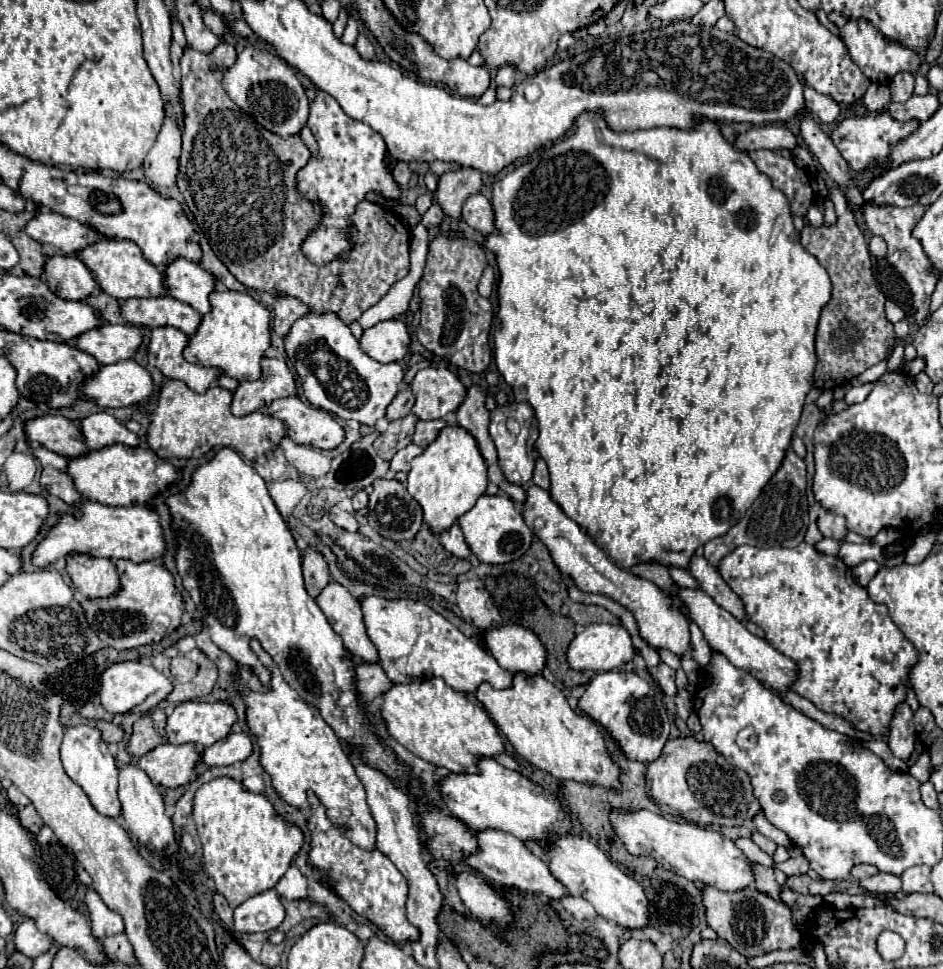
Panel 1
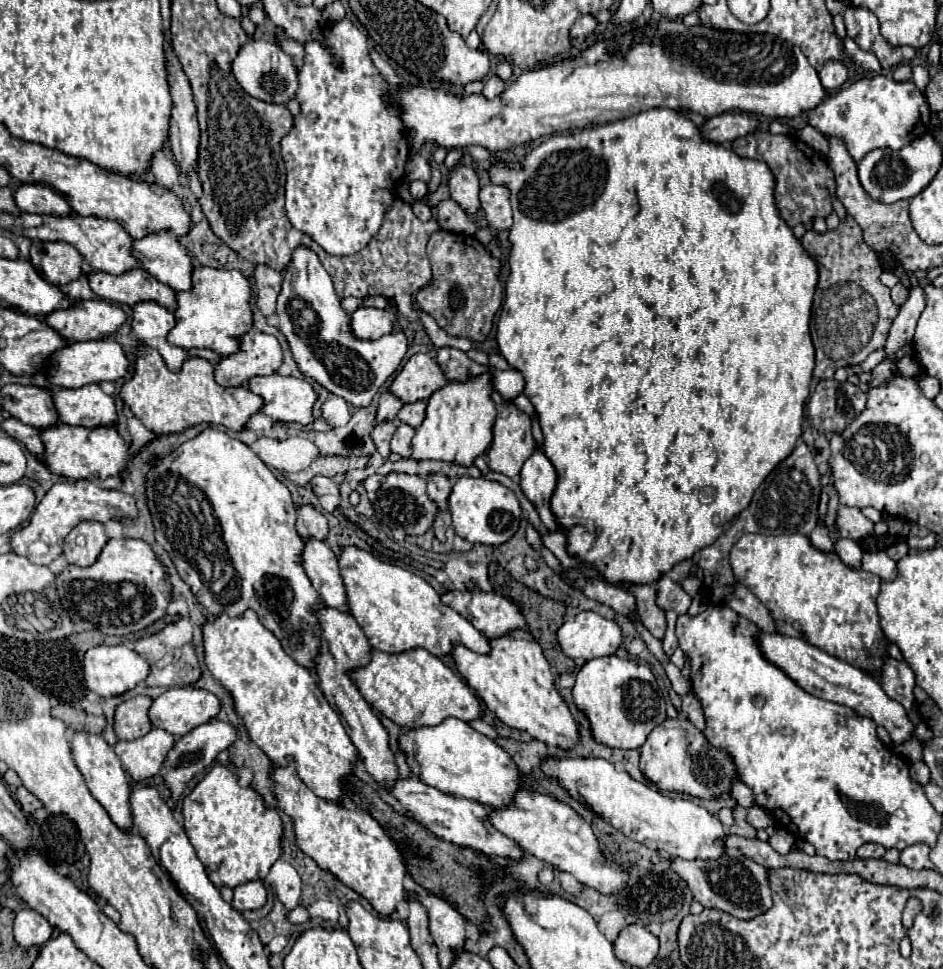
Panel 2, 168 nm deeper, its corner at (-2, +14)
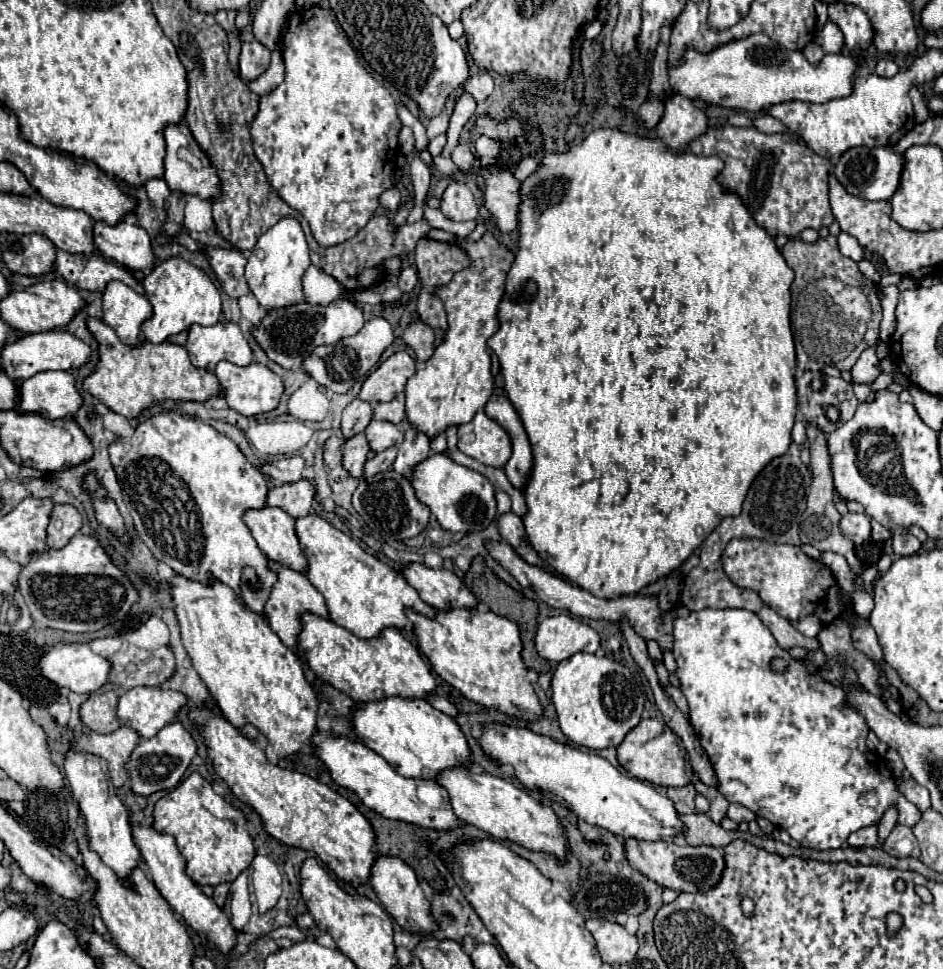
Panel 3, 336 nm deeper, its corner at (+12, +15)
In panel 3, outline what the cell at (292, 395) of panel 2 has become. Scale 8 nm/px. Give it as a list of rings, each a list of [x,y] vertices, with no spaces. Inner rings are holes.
[[[219,361],[217,367],[215,367],[215,375],[221,383],[223,397],[225,397],[227,405],[231,409],[235,409],[237,413],[247,415],[247,417],[259,415],[259,413],[265,413],[265,411],[273,411],[279,403],[281,393],[283,393],[281,379],[273,371],[269,371],[265,365],[259,365],[259,363],[239,367],[239,365],[233,365],[229,361]]]

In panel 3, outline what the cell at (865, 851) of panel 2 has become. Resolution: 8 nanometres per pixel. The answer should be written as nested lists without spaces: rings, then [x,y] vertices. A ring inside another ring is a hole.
[[[877,825],[861,827],[859,831],[851,833],[847,841],[851,847],[875,847],[877,845]]]

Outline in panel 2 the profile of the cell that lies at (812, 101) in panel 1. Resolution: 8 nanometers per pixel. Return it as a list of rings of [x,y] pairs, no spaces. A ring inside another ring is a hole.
[[[827,62],[827,66],[823,66],[823,70],[819,72],[819,78],[827,92],[839,90],[847,80],[847,66],[843,62]]]

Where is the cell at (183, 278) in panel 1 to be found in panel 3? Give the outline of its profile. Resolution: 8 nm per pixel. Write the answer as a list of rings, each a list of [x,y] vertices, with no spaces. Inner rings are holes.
[[[95,221],[93,243],[101,255],[117,261],[131,271],[143,269],[147,275],[149,269],[153,269],[157,263],[145,229],[129,221],[119,221],[117,225]]]

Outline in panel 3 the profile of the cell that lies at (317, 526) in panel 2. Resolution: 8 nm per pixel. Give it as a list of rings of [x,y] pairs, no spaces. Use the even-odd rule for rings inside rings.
[[[301,479],[295,483],[269,485],[267,505],[277,505],[285,509],[291,517],[301,517],[301,513],[309,513],[313,497],[315,487],[307,479]]]

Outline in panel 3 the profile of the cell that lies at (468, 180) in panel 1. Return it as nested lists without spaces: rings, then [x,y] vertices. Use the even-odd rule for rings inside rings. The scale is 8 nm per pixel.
[[[453,181],[441,199],[441,211],[451,221],[477,219],[477,209],[479,207],[473,199],[473,193],[465,183],[459,181]]]

